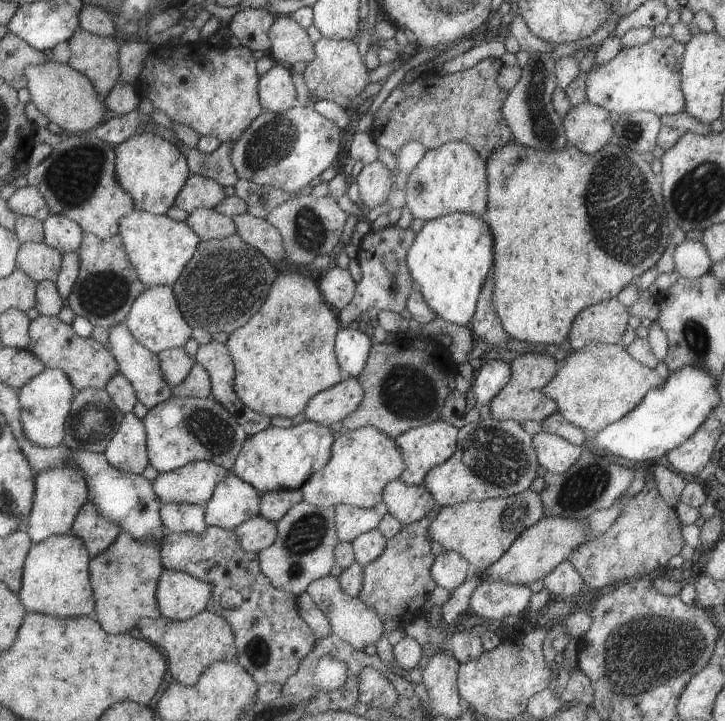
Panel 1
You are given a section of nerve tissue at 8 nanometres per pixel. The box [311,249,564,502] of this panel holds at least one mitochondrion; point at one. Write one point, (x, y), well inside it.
(496, 455)

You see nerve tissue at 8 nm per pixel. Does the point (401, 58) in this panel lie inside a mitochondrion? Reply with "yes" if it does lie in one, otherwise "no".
no

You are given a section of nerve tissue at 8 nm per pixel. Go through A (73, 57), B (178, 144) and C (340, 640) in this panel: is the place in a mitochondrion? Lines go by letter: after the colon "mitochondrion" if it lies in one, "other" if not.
A: other
B: other
C: other

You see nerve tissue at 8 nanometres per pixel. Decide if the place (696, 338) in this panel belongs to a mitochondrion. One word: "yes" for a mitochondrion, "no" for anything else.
yes

